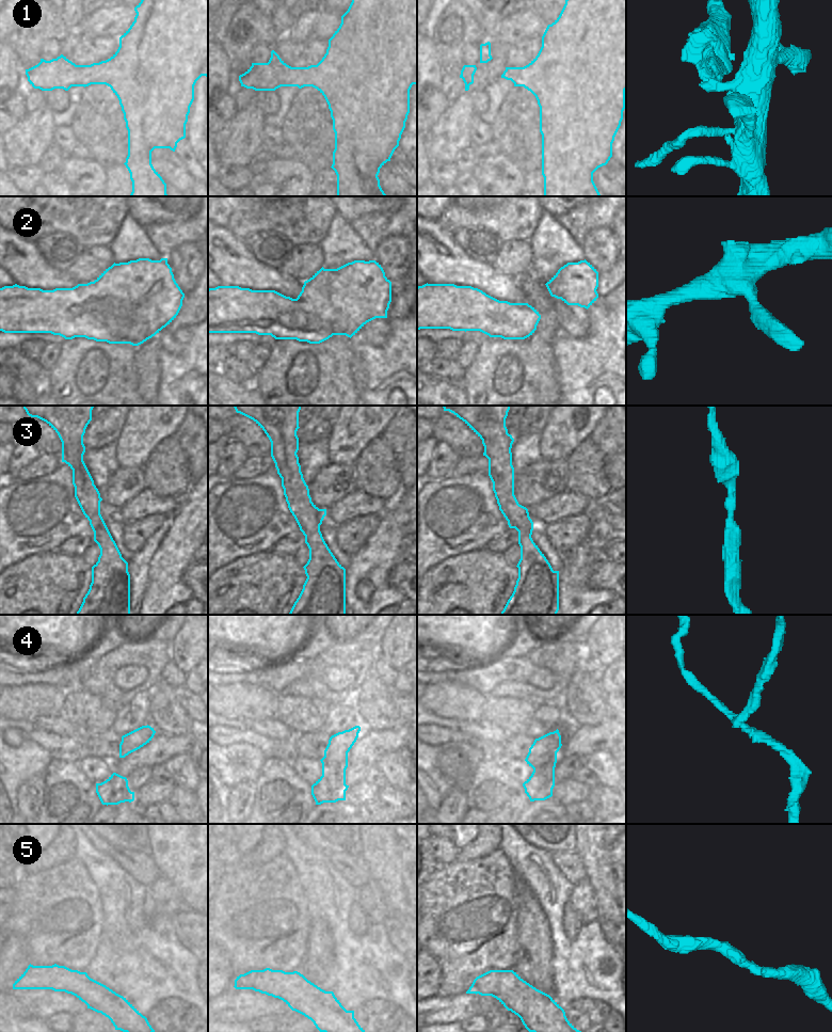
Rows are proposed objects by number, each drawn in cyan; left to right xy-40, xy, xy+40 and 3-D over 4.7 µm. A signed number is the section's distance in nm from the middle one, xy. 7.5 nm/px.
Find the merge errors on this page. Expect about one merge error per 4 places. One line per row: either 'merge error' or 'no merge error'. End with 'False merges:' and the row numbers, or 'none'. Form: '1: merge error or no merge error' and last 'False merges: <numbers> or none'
1: merge error
2: no merge error
3: no merge error
4: merge error
5: no merge error
False merges: 1, 4

